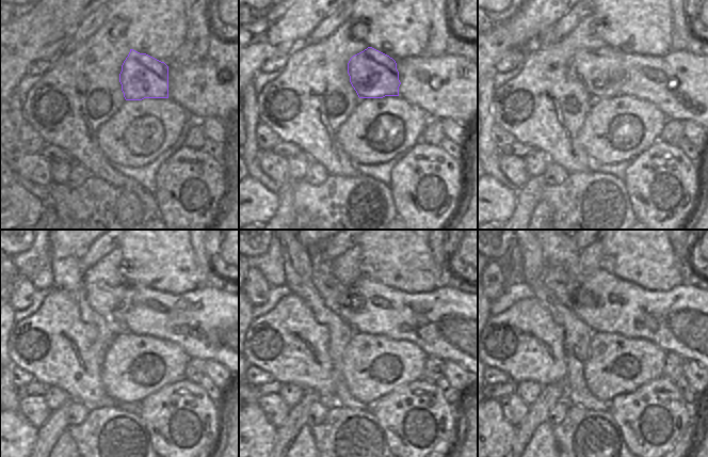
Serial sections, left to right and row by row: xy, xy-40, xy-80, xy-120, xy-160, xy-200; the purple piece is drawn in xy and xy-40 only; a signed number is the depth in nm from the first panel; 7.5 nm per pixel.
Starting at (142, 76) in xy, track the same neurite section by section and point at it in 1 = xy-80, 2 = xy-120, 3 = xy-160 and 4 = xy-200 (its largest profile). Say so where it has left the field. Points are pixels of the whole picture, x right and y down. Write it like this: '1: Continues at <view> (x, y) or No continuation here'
1: Continues at xy-80 (602, 71)
2: Continues at xy-120 (112, 302)
3: Continues at xy-160 (333, 292)
4: Continues at xy-200 (554, 278).

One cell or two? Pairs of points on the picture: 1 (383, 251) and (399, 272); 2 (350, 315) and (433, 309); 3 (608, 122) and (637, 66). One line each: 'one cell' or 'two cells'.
1: one cell
2: one cell
3: two cells

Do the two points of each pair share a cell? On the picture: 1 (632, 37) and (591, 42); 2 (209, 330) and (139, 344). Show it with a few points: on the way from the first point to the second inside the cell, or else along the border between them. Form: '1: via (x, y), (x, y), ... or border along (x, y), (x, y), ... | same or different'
1: border along (594, 17), (593, 34), (606, 44) | different
2: border along (138, 334), (149, 334), (173, 341), (184, 351) | different

